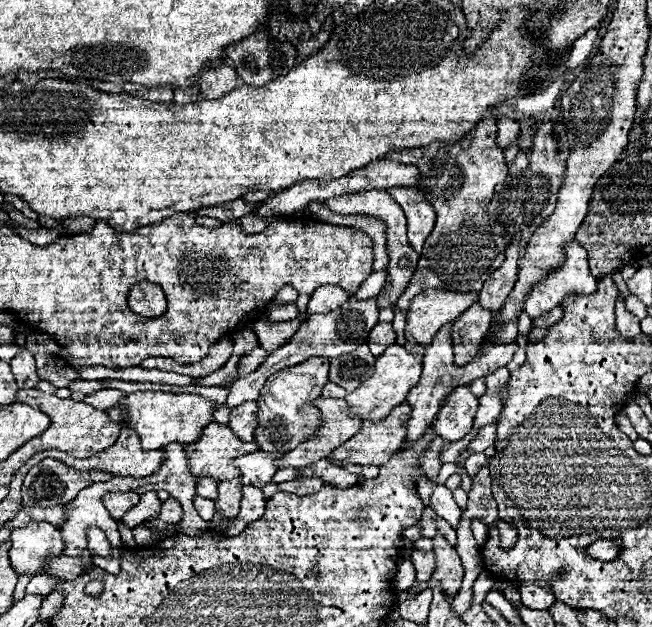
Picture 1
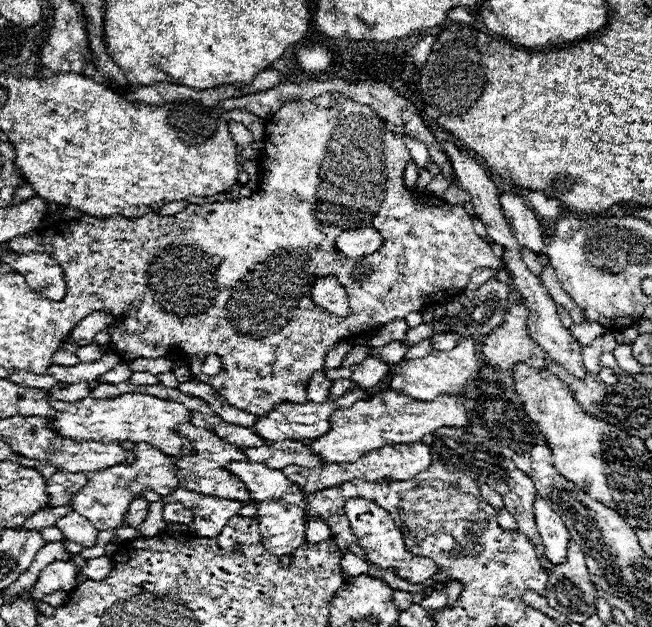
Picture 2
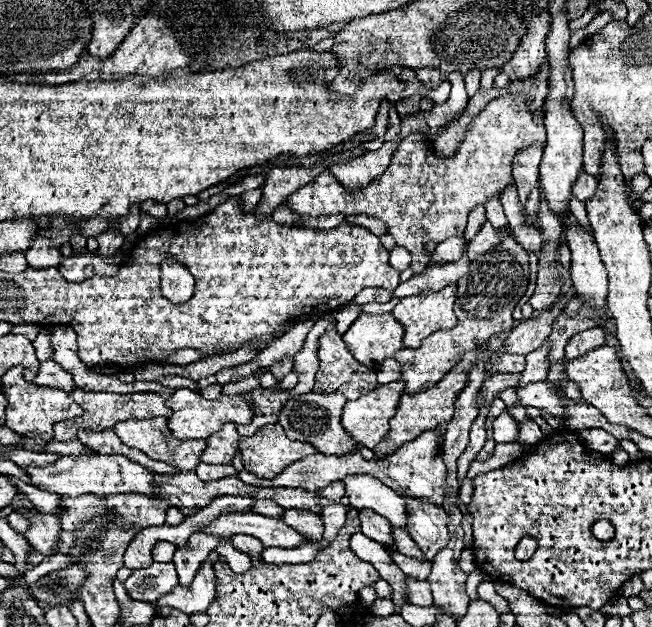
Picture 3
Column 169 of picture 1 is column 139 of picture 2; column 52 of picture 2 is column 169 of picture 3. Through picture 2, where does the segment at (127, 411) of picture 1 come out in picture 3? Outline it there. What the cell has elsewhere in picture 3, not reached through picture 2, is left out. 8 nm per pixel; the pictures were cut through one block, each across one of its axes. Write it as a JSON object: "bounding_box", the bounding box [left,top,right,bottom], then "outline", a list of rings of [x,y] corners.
{"bounding_box":[166,388,254,440],"outline":[[[188,388],[176,390],[172,394],[172,398],[166,400],[166,406],[172,410],[172,416],[168,418],[168,428],[170,428],[172,436],[174,438],[184,438],[184,440],[206,438],[212,432],[218,432],[224,422],[248,424],[250,418],[254,416],[248,408],[248,402],[244,402],[244,400],[230,400],[230,396],[226,396],[226,394],[222,394],[216,400],[204,400],[198,392],[188,390]]]}

